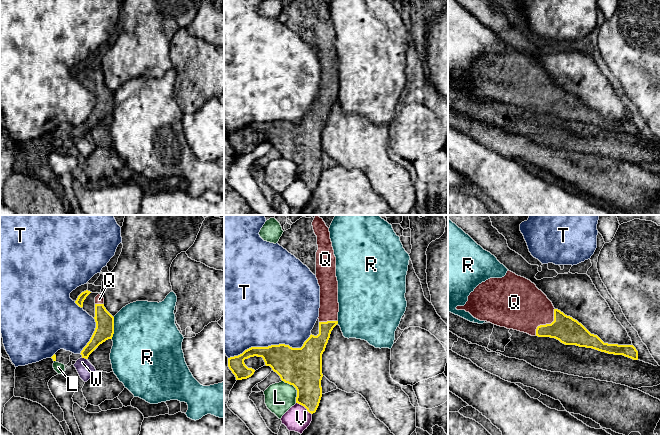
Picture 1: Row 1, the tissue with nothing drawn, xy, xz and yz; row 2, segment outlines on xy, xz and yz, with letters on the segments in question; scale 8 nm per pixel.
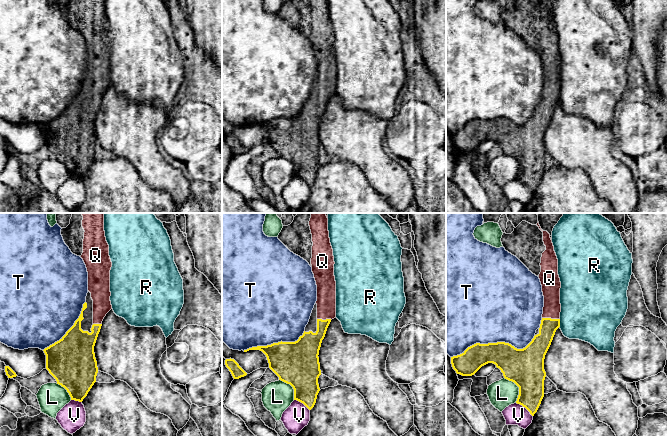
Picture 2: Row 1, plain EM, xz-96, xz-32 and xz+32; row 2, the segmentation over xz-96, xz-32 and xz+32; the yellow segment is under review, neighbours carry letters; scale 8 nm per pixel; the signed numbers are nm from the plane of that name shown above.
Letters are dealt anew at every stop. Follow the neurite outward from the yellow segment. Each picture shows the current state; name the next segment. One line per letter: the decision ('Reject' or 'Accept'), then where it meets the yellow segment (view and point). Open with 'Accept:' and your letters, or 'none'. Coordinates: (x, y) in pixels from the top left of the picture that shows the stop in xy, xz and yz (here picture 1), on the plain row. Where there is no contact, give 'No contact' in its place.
Accept: Q
L: Reject. Touches yellow at xz (296, 165)
Q: Accept. Touches yellow at yz (547, 100)
R: Reject. Touches yellow at xy (113, 104)
T: Reject. Touches yellow at xz (271, 121)
V: Reject. Touches yellow at xz (304, 182)
W: Reject. Touches yellow at xy (84, 133)

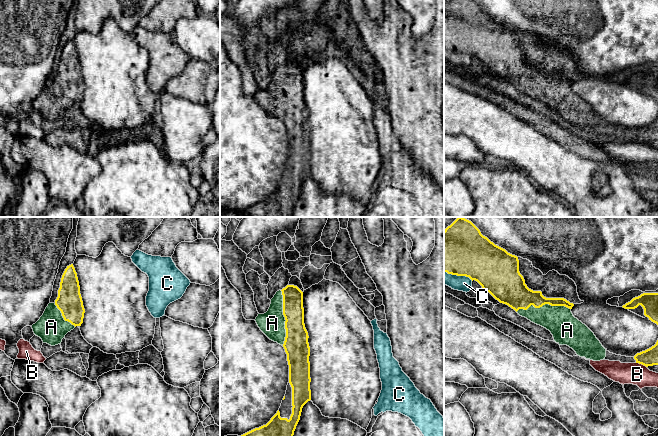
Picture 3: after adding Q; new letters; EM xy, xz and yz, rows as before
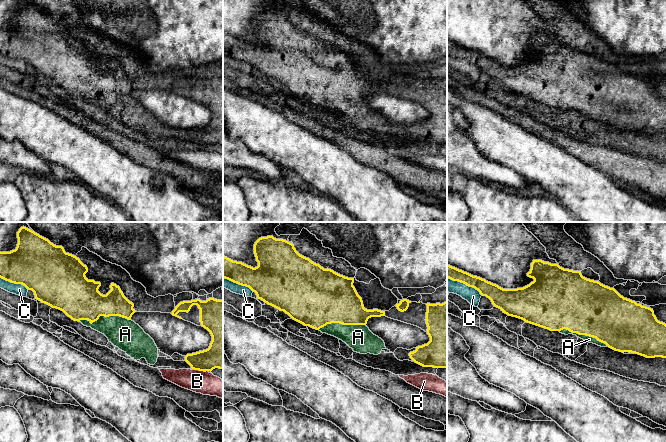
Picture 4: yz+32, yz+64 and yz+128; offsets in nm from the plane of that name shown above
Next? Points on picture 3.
Accept: A
A: Accept. Touches yellow at xz (285, 94)
B: Reject. Touches yellow at yz (641, 139)
C: Reject. Touches yellow at yz (458, 51)

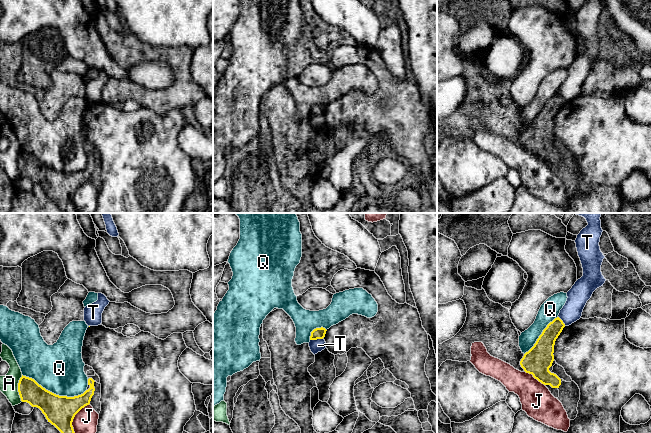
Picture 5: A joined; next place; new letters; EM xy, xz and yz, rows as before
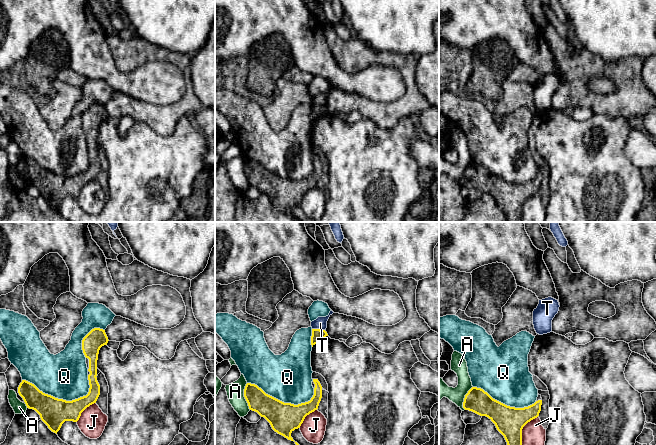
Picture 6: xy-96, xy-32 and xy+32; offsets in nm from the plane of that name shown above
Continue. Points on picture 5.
Accept: none
A: Reject. Touches yellow at xy (18, 164)
J: Reject. Touches yellow at xy (76, 189)
Q: Reject. Touches yellow at xy (53, 169)
T: Reject. Touches yellow at xz (316, 115)

